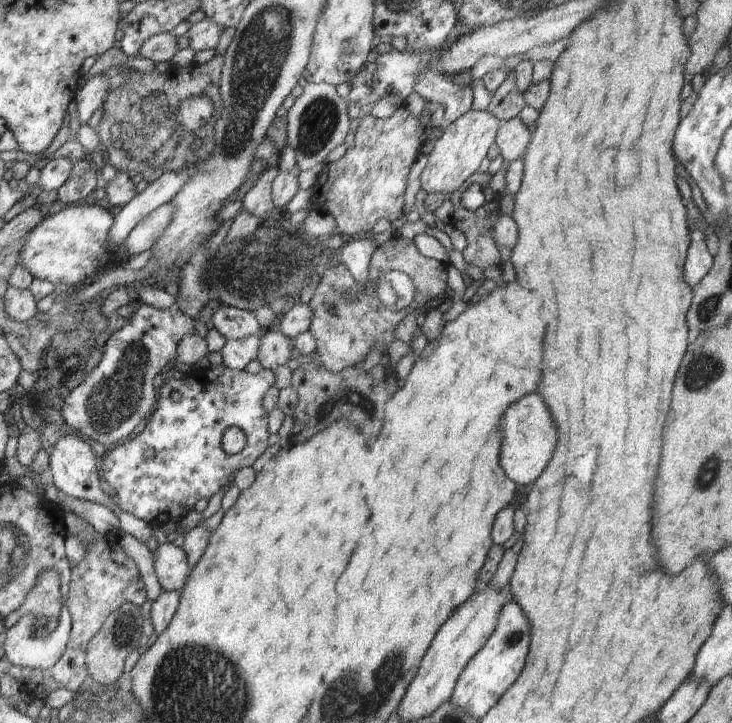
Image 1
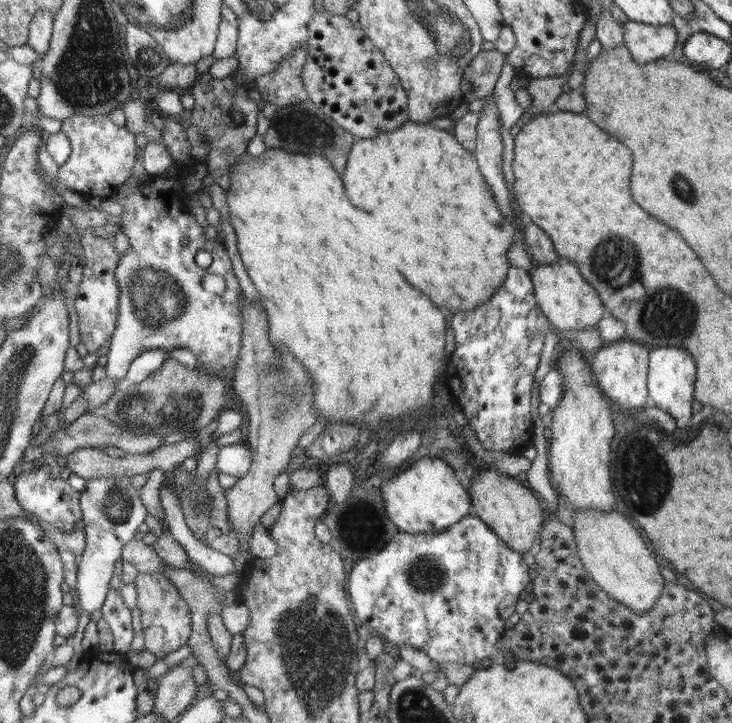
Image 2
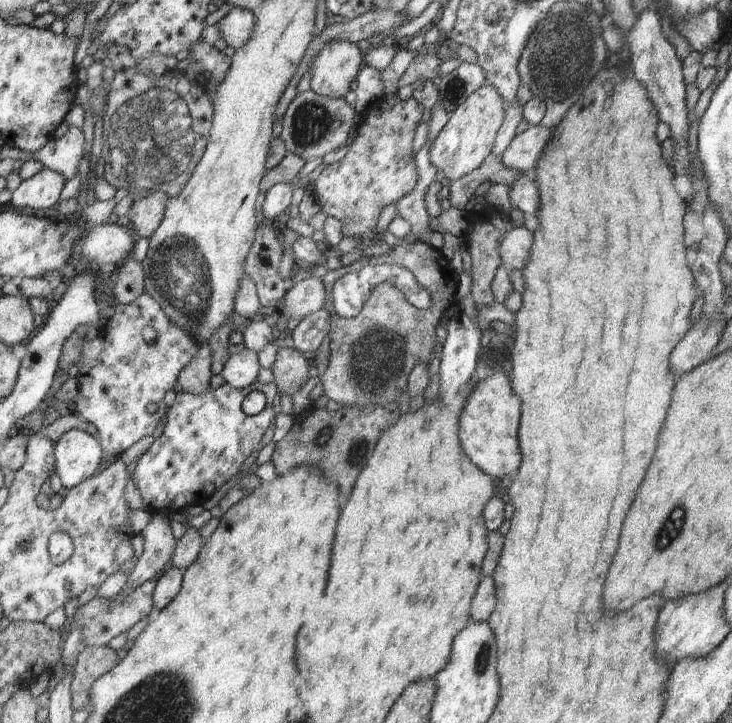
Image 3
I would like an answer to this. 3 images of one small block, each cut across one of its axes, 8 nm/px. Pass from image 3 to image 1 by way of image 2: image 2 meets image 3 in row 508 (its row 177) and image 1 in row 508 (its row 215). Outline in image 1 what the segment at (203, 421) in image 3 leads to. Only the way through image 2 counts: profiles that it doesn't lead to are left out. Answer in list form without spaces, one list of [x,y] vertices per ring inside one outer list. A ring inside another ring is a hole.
[[[223,364],[218,366],[210,366],[204,369],[192,370],[189,374],[186,374],[184,378],[174,379],[171,376],[167,378],[164,386],[158,388],[158,402],[156,402],[156,410],[150,414],[150,420],[145,424],[144,429],[140,429],[140,433],[136,434],[134,439],[129,439],[127,442],[111,450],[107,456],[102,457],[102,476],[106,482],[108,482],[110,488],[116,491],[115,502],[120,508],[129,514],[136,516],[136,518],[142,518],[144,522],[147,522],[151,528],[162,526],[169,520],[173,520],[178,523],[179,520],[183,519],[186,514],[194,510],[194,504],[202,498],[212,498],[220,489],[229,483],[232,474],[236,474],[237,470],[244,467],[250,467],[256,462],[256,459],[268,448],[268,437],[270,436],[268,424],[269,424],[269,412],[262,406],[262,399],[264,394],[275,384],[275,376],[272,374],[271,369],[262,369],[258,374],[250,374],[243,370],[230,369]],[[226,428],[240,428],[246,436],[246,446],[242,448],[242,452],[238,454],[226,454],[222,450],[222,434]],[[147,450],[153,451],[154,457],[151,460],[145,458],[144,453]]]

